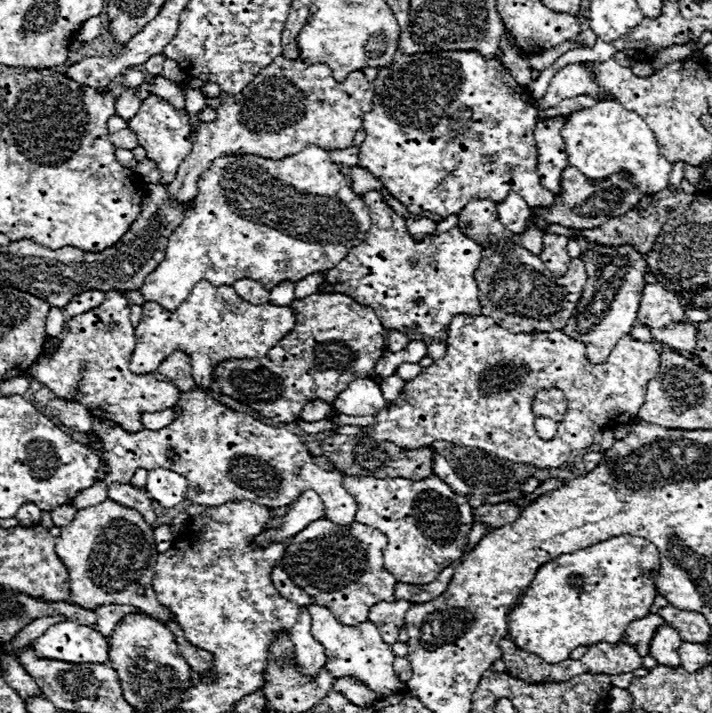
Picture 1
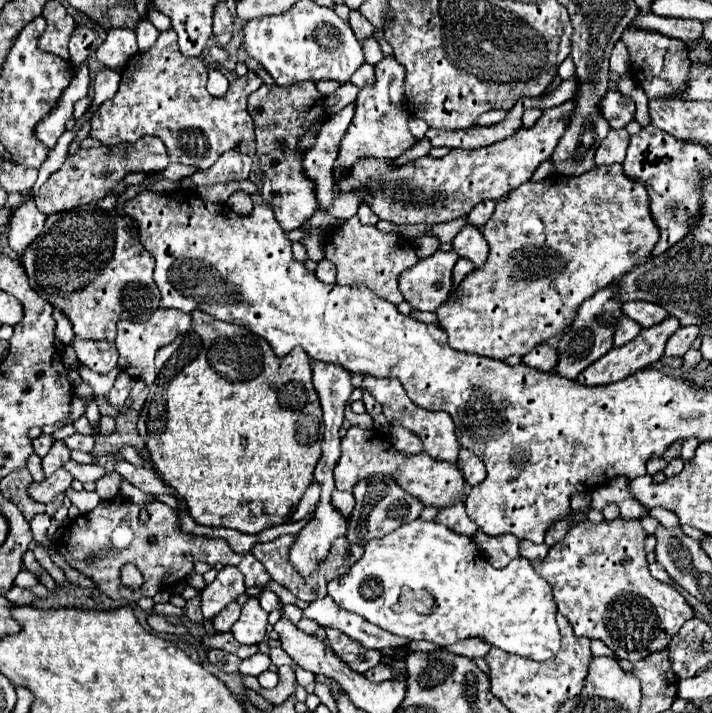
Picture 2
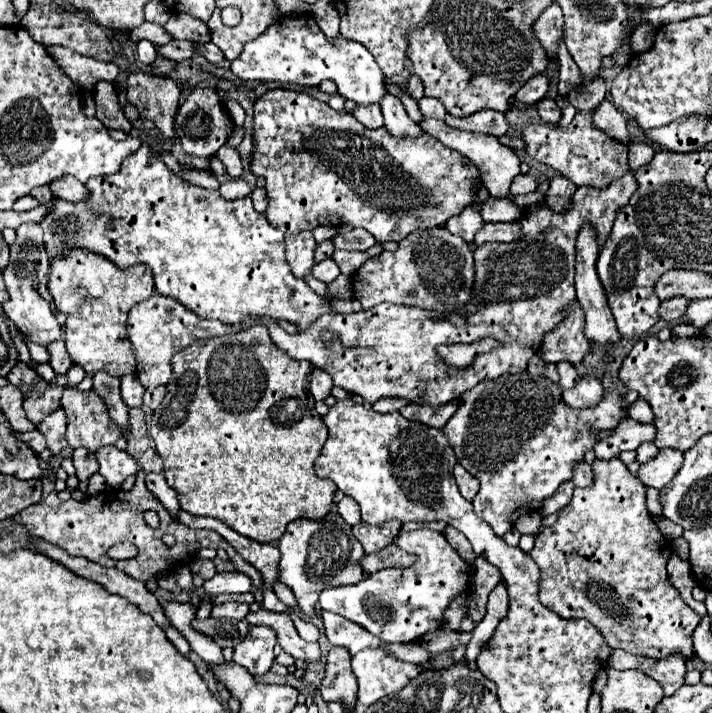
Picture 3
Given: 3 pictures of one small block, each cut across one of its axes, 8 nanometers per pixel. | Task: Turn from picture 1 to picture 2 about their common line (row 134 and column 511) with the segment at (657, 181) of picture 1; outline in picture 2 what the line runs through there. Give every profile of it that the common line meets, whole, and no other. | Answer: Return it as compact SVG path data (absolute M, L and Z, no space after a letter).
M416 518L384 538L370 540L364 546L364 556L346 574L328 584L328 596L332 596L340 608L358 614L392 634L434 642L436 646L452 646L466 638L482 638L490 646L528 660L548 660L560 648L556 624L558 606L552 586L538 576L530 560L516 558L506 568L496 570L480 556L472 538L456 534L438 522Z

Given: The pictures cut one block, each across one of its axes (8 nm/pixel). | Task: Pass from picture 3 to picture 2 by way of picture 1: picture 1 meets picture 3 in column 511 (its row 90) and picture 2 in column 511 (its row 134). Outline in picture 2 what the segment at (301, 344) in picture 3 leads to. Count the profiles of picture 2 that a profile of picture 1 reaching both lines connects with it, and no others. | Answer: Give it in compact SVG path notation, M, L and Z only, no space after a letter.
M620 164L596 166L592 172L586 172L584 176L574 176L574 180L564 180L564 176L554 174L554 176L548 176L546 180L542 180L542 182L522 184L520 188L512 190L506 198L500 198L496 202L496 210L494 210L492 218L486 222L486 226L482 228L482 234L484 234L484 238L488 240L488 246L490 246L490 256L486 260L486 266L470 272L464 278L464 282L460 284L460 288L456 290L456 298L446 300L436 310L436 314L438 314L438 320L440 320L440 328L444 328L444 332L448 332L448 340L450 340L452 348L472 352L472 354L480 354L480 356L488 356L488 358L500 358L500 360L504 360L506 356L512 356L512 354L524 356L536 344L556 336L558 332L564 332L572 324L572 320L576 316L576 310L584 300L592 298L594 292L610 286L612 282L620 280L626 272L630 272L634 266L648 260L656 242L658 242L658 238L660 238L660 230L658 230L658 226L656 226L656 222L650 214L650 202L648 202L646 188L640 182L628 180L624 176L624 170L622 170Z

